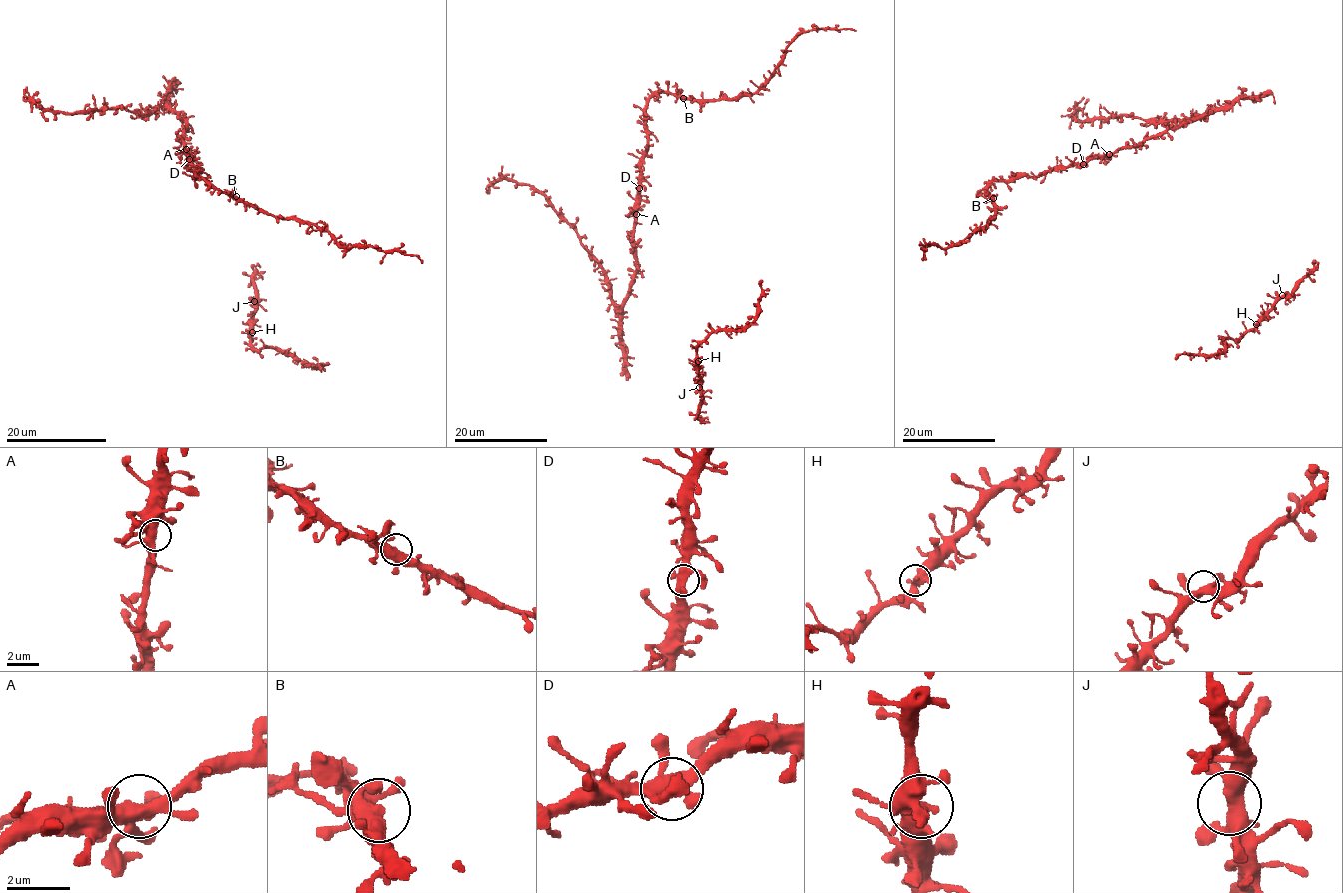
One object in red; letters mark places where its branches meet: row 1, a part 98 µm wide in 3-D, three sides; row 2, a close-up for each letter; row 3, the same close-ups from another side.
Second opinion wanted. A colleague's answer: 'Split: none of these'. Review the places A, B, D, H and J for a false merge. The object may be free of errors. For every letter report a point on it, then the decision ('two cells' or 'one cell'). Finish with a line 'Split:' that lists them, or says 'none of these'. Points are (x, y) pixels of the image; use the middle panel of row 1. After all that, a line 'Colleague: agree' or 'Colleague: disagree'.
A: at (636, 214); one cell
B: at (683, 98); one cell
D: at (639, 188); one cell
H: at (698, 361); one cell
J: at (699, 387); one cell
Split: none of these
Colleague: agree

